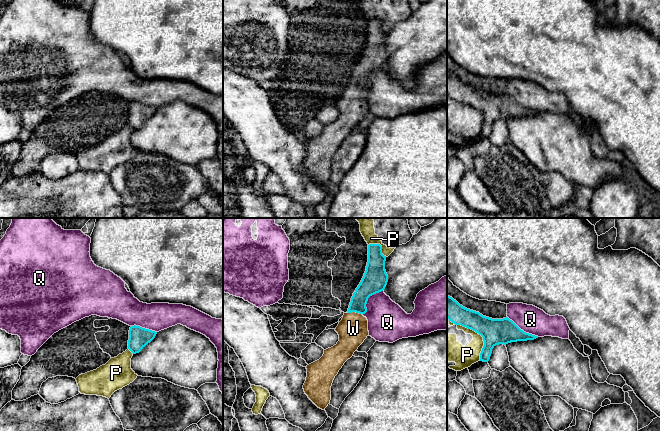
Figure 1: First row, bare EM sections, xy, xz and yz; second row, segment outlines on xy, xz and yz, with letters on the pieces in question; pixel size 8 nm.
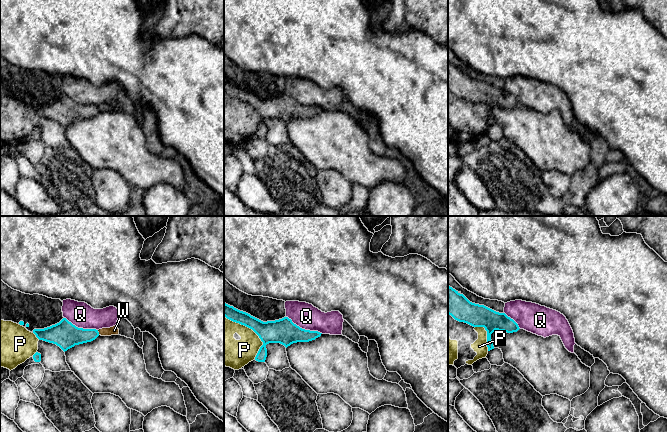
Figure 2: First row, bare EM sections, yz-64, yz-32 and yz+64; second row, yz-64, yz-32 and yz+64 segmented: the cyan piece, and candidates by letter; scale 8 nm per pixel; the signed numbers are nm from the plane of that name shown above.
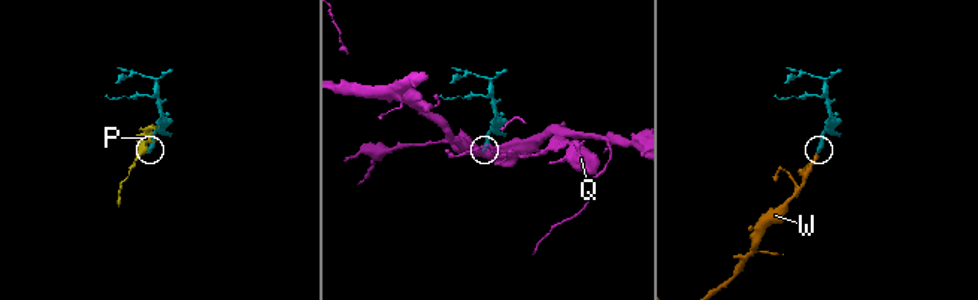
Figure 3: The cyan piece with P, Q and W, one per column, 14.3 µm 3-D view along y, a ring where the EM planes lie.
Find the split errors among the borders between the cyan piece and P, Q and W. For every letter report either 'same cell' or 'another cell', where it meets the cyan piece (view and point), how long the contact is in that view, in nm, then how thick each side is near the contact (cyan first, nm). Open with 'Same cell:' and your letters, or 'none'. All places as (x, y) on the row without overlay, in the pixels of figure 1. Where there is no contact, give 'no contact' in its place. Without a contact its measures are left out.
Same cell: W
P: another cell; meets cyan in yz at (481, 111); contact 340 nm long; 200 nm thick on the cyan side, 180 nm on the other
Q: another cell; meets cyan in xz at (367, 75); contact 260 nm long; 200 nm thick on the cyan side, 320 nm on the other
W: same cell; meets cyan in xz at (354, 87); contact 120 nm long; 160 nm thick on the cyan side, 240 nm on the other

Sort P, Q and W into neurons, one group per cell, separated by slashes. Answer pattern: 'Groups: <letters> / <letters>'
Groups: P / Q / W

